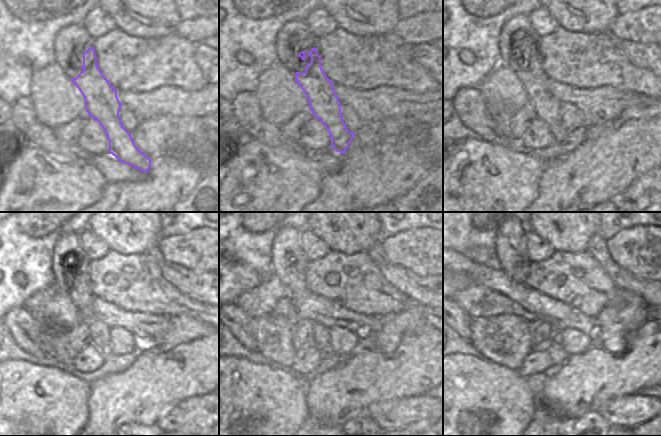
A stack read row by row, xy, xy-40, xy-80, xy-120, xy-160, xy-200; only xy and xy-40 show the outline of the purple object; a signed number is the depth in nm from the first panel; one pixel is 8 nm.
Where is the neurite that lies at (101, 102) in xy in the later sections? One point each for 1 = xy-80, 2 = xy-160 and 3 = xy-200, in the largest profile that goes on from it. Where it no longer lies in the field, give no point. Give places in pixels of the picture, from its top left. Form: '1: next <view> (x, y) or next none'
1: next xy-80 (534, 79)
2: next xy-160 (290, 263)
3: next xy-200 (511, 244)

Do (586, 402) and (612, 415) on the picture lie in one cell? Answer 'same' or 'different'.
different

